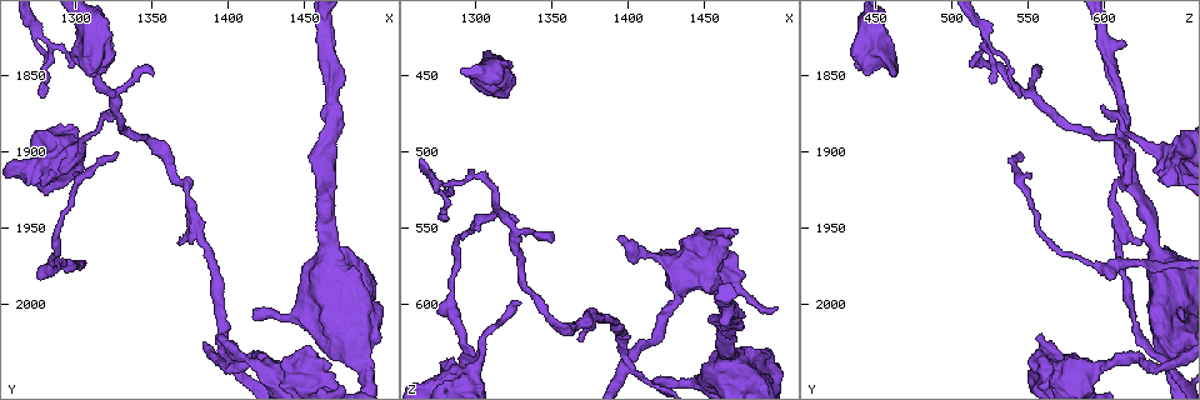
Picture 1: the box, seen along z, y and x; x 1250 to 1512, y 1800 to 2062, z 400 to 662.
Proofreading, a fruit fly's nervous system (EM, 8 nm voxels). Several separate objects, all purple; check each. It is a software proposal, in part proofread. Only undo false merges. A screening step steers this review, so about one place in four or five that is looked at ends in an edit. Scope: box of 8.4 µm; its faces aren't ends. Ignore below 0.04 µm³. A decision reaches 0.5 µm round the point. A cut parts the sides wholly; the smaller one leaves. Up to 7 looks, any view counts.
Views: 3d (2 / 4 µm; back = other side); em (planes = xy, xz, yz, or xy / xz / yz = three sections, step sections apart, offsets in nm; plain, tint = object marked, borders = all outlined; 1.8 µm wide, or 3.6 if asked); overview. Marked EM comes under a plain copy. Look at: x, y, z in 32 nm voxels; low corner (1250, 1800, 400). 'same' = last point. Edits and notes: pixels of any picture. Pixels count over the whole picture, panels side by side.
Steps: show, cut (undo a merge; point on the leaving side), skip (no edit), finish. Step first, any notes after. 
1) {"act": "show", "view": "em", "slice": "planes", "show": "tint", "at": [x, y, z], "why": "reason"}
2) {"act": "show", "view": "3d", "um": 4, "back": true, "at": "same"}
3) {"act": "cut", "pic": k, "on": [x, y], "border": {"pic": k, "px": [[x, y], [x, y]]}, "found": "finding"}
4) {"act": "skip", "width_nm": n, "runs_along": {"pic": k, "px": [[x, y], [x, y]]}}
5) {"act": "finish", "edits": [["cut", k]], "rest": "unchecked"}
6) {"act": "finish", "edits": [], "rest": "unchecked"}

{"act": "show", "view": "3d", "um": 4, "at": [1370, 1926, 606], "why": "a narrow waist"}

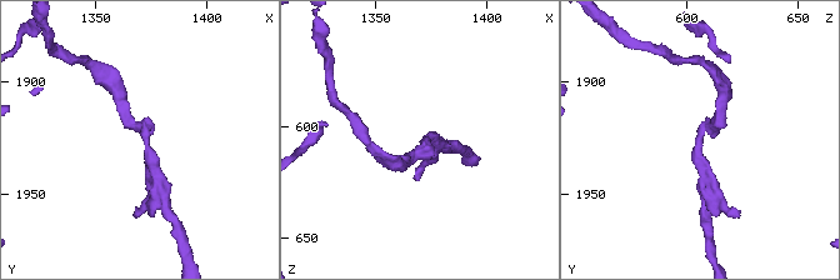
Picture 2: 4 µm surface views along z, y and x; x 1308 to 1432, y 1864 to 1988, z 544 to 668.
{"act": "show", "view": "em", "slice": "yz", "step": 4, "show": "tint", "at": [1372, 1925, 606]}

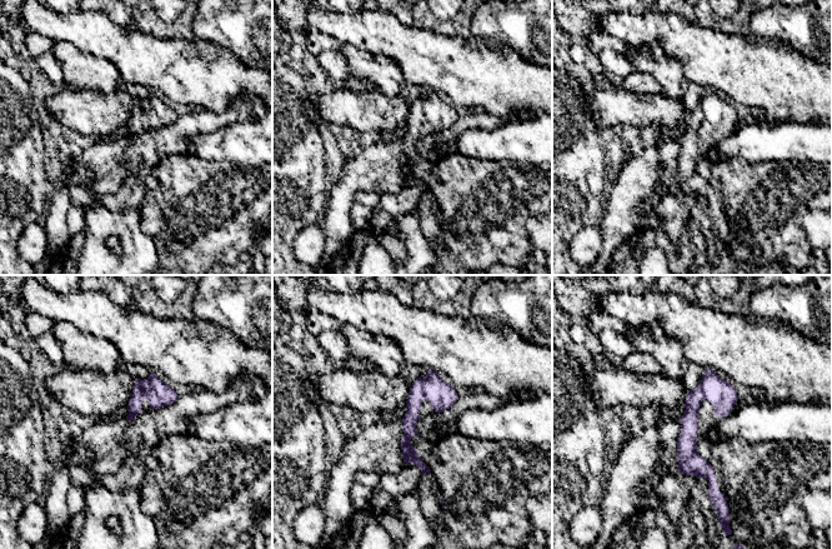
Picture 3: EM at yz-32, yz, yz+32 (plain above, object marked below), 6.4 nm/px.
{"act": "skip", "runs_along": {"pic": 3, "px": [[708, 373], [688, 455], [713, 487]]}, "found": "continuous, no second neuron"}

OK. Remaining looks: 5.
{"act": "show", "view": "3d", "um": 4, "at": [1448, 2044, 568], "why": "sharp bend"}

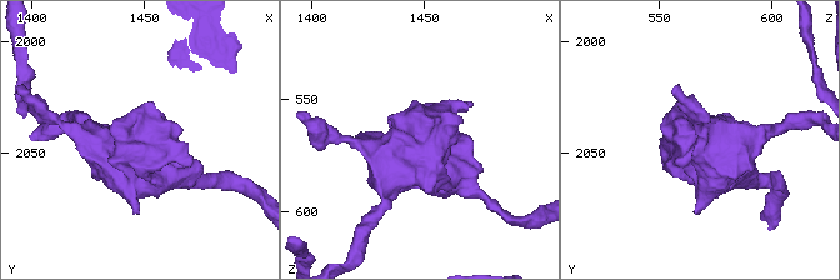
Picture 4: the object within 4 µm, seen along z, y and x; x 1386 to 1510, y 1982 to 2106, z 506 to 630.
{"act": "show", "view": "em", "um": 3.6, "slice": "planes", "show": "tint", "at": [1448, 2041, 568]}

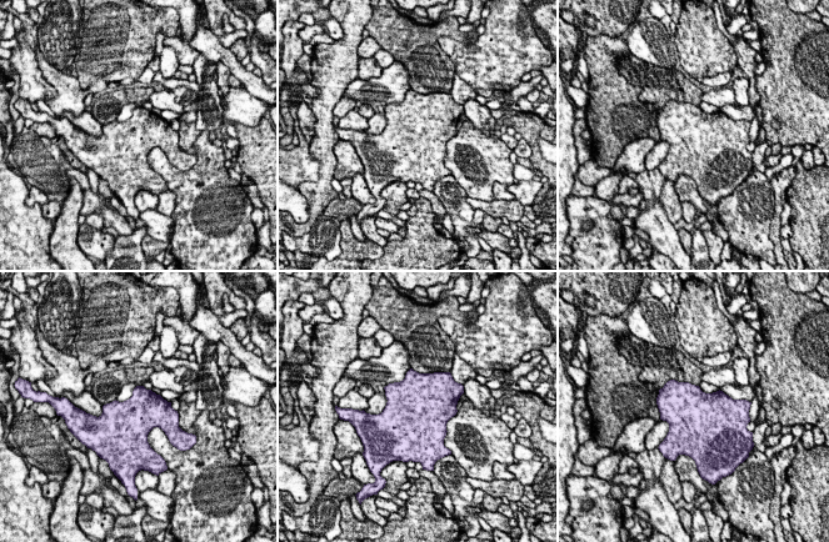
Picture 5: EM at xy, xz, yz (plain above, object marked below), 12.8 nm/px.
{"act": "skip", "found": "one neuron here"}

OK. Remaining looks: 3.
{"act": "show", "view": "3d", "um": 4, "at": [1488, 2032, 642], "why": "thick turns thin"}

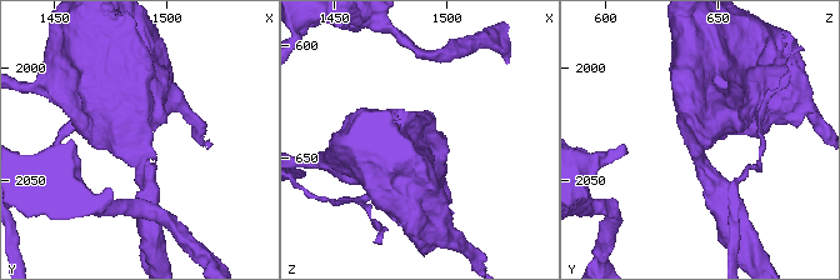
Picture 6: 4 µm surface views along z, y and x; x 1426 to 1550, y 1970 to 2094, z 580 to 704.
{"act": "show", "view": "em", "um": 3.6, "slice": "planes", "show": "tint", "at": [1490, 2033, 641], "why": "need the tissue"}

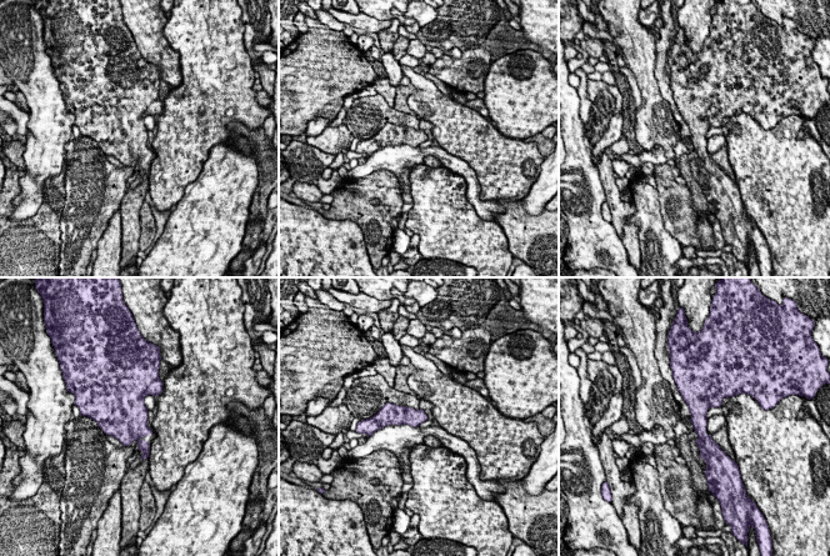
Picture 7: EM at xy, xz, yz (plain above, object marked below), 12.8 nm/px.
{"act": "skip", "found": "continuous, no second neuron"}

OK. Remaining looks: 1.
{"act": "finish", "edits": [], "rest": "unchecked"}

